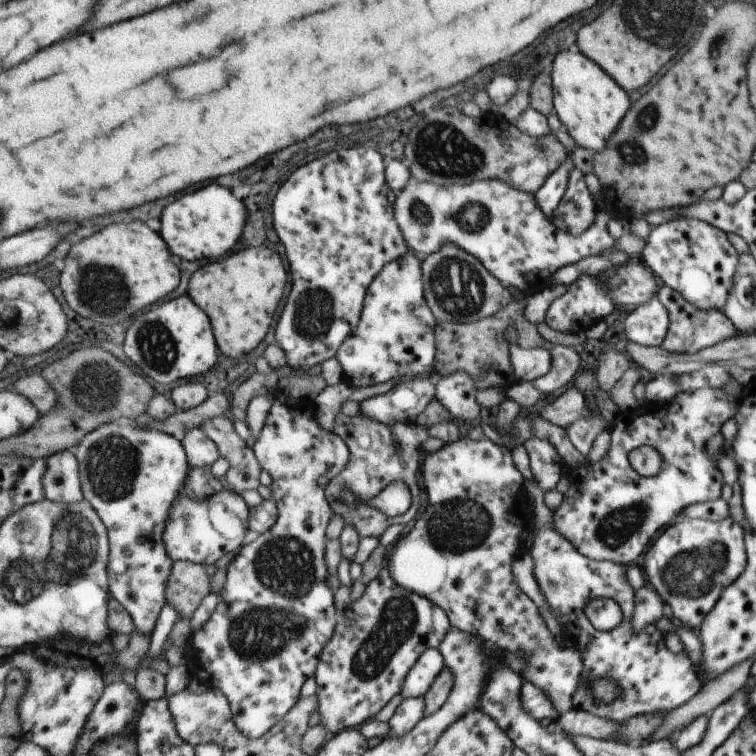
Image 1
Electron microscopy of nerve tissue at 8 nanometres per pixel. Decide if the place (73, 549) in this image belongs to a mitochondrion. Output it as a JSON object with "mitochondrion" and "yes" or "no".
{"mitochondrion":"yes"}

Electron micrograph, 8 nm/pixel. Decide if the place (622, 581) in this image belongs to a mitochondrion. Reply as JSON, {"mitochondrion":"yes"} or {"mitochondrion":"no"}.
{"mitochondrion":"no"}

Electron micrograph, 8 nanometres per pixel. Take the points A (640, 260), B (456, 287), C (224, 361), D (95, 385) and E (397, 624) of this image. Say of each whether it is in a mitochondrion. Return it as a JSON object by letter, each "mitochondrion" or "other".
{"A":"other","B":"mitochondrion","C":"other","D":"mitochondrion","E":"mitochondrion"}

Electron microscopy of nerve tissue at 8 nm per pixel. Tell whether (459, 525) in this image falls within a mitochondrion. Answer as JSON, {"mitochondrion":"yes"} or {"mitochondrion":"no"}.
{"mitochondrion":"yes"}

